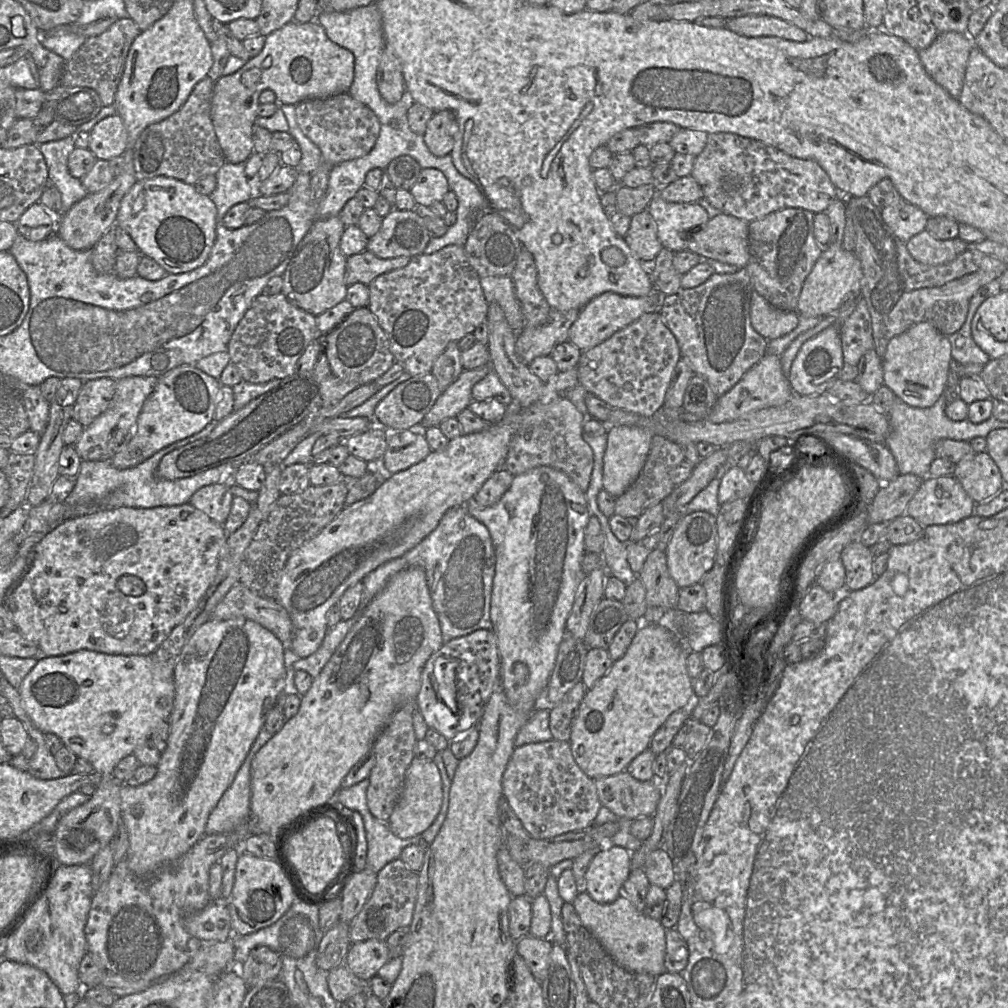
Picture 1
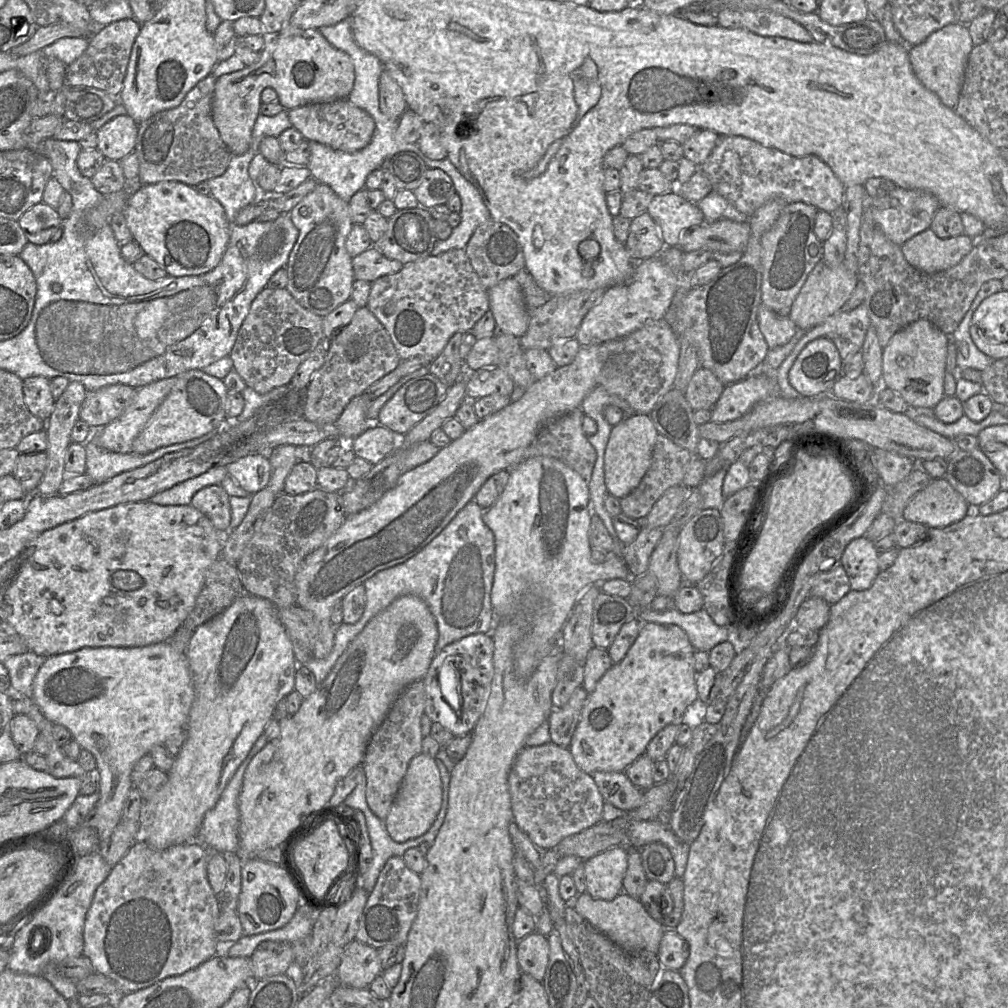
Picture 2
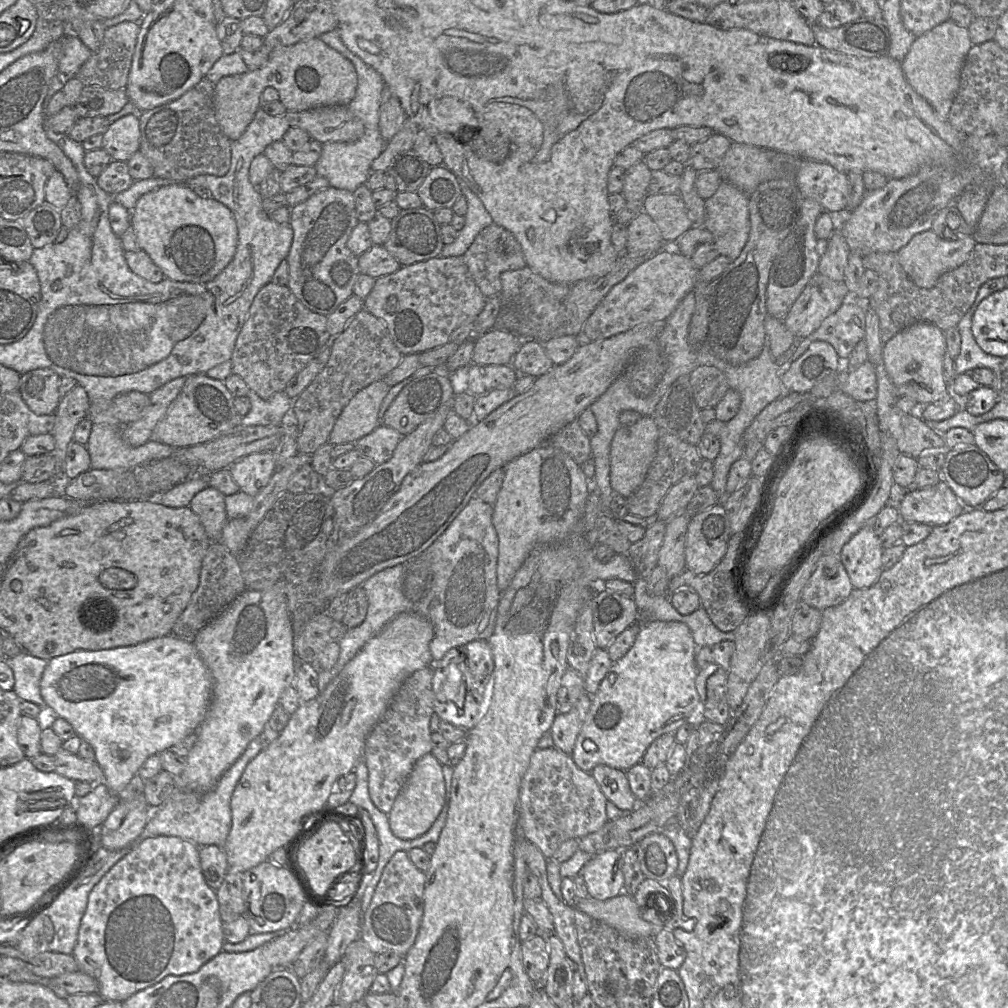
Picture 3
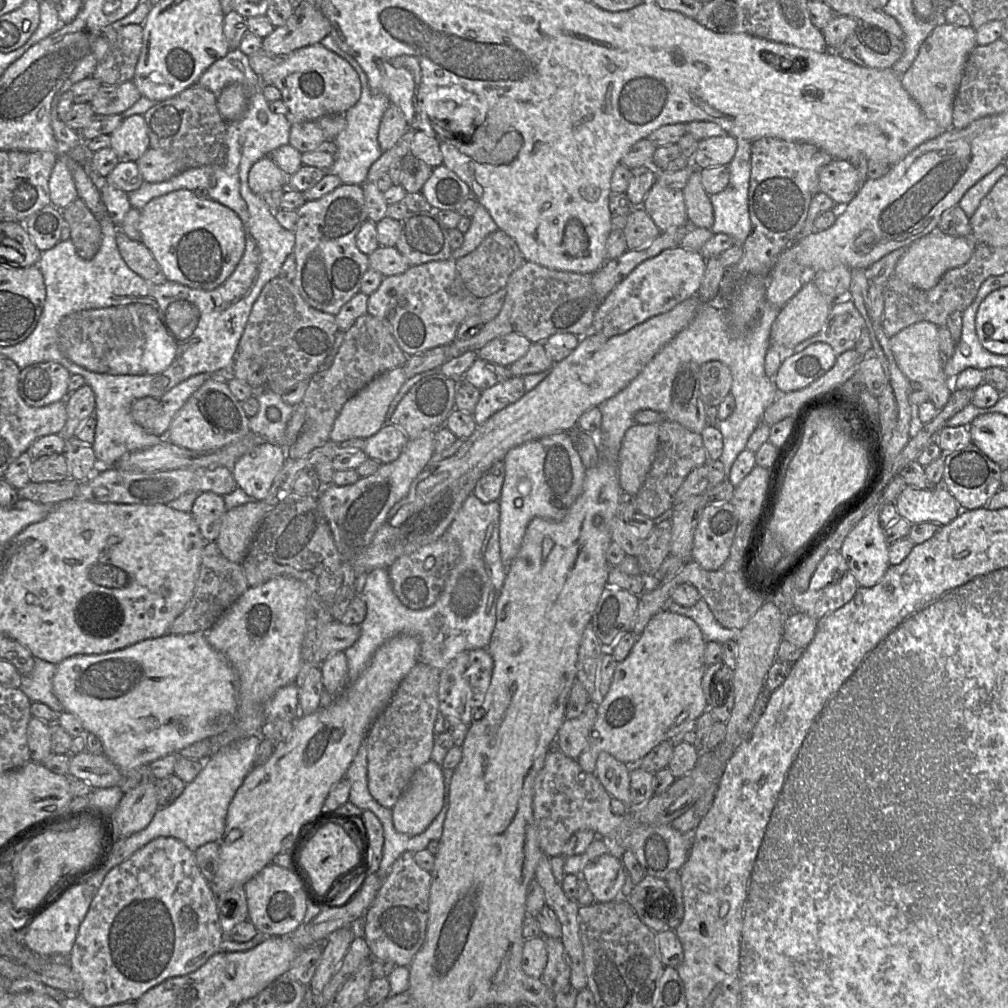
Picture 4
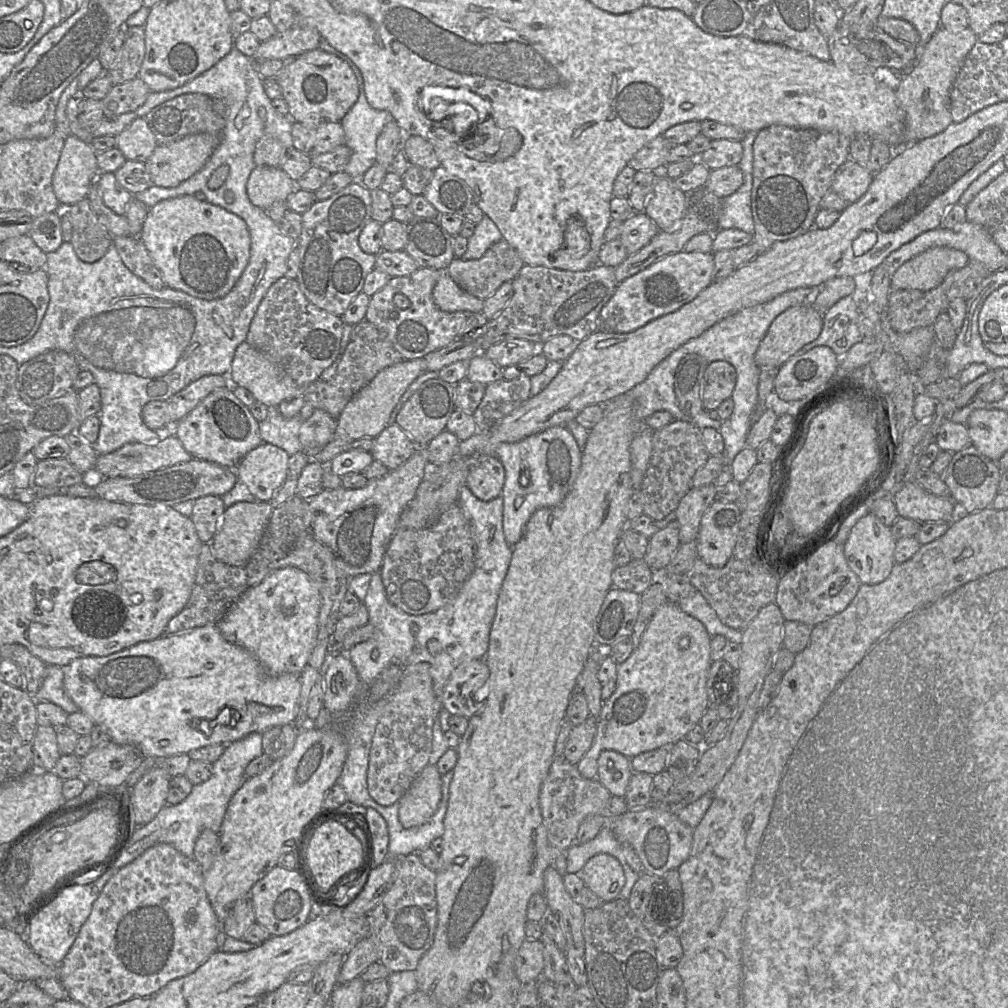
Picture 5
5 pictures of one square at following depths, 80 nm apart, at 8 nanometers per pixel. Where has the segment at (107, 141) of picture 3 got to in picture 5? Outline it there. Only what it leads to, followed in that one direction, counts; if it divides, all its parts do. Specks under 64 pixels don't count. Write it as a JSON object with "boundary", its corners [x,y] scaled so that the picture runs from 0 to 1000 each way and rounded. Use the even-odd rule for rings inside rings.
{"boundary":[[[135,116],[130,123],[114,135],[117,147],[125,159],[144,161],[157,145],[143,116]]]}

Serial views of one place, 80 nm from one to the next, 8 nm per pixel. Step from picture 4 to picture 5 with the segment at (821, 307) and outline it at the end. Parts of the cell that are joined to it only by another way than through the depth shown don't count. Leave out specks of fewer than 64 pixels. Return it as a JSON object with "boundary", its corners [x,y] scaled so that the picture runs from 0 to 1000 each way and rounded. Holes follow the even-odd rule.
{"boundary":[[[805,303],[784,305],[773,312],[764,322],[760,332],[754,339],[748,357],[754,365],[776,363],[788,353],[797,343],[812,335],[816,323],[816,313]]]}

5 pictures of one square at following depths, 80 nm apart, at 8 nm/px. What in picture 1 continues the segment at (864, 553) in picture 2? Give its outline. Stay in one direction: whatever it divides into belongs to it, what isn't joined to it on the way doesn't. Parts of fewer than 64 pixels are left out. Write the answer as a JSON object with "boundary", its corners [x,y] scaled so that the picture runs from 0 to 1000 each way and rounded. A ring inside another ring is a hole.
{"boundary":[[[846,537],[838,542],[834,549],[834,557],[838,563],[839,585],[854,585],[867,576],[868,570],[865,565],[867,554],[863,543],[853,537]]]}

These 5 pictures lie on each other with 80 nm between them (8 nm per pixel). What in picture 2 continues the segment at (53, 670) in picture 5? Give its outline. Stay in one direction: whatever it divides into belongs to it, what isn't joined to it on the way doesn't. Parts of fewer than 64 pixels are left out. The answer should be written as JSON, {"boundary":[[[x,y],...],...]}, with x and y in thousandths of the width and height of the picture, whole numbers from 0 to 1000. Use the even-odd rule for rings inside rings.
{"boundary":[[[27,646],[6,653],[2,658],[7,663],[11,680],[17,686],[33,692],[34,674],[46,653]]]}

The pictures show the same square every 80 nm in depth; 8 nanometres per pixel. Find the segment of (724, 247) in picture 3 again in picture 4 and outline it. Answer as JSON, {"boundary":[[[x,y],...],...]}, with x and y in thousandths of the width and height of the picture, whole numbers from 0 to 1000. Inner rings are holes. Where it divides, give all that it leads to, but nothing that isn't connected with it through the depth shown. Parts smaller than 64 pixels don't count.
{"boundary":[[[731,138],[731,142],[729,155],[723,162],[723,183],[716,190],[704,193],[704,199],[708,210],[708,221],[704,228],[707,232],[721,232],[728,238],[729,244],[737,244],[746,228],[742,203],[746,140]]]}

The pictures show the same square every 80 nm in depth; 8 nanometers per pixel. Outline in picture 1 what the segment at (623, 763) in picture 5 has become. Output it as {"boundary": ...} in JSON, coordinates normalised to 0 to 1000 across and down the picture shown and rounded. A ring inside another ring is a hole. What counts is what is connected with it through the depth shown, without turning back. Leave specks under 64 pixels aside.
{"boundary":[[[622,764],[590,774],[597,800],[616,812],[647,811],[657,791],[657,778],[652,773],[635,775]]]}

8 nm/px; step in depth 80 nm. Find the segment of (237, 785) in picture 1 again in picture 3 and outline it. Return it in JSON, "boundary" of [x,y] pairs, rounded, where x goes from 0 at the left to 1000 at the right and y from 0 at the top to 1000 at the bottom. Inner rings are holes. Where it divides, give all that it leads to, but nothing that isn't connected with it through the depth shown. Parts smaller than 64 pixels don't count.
{"boundary":[[[257,730],[253,733],[251,733],[245,740],[245,742],[243,743],[242,747],[232,756],[232,758],[219,770],[219,772],[217,773],[216,777],[214,778],[214,780],[208,784],[207,786],[203,787],[203,788],[195,788],[195,787],[191,787],[189,785],[184,785],[184,784],[180,784],[180,783],[177,783],[177,772],[176,772],[176,783],[175,785],[159,800],[157,801],[155,804],[153,804],[147,814],[146,814],[146,817],[144,819],[144,821],[142,822],[140,828],[138,829],[138,832],[135,834],[138,835],[140,833],[143,833],[143,832],[146,832],[146,831],[149,831],[149,830],[153,830],[153,829],[175,829],[175,830],[178,830],[178,831],[181,831],[183,833],[187,833],[190,836],[192,836],[194,839],[196,840],[202,840],[202,839],[206,839],[206,838],[215,838],[215,839],[218,839],[221,841],[223,835],[224,835],[224,832],[226,830],[226,827],[228,825],[228,822],[229,822],[229,818],[230,818],[230,808],[229,808],[229,791],[230,791],[230,788],[242,766],[242,764],[244,763],[245,759],[248,757],[248,755],[250,755],[256,748],[257,746],[260,744],[259,742],[259,737],[258,737],[258,734],[257,734]]]}

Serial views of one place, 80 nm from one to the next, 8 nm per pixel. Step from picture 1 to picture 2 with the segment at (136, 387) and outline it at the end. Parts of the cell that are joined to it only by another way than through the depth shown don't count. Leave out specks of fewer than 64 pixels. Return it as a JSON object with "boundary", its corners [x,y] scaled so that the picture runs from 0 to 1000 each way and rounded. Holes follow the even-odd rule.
{"boundary":[[[174,373],[133,385],[135,391],[129,402],[117,415],[99,426],[92,427],[89,437],[109,448],[129,449],[134,435],[175,379]]]}

